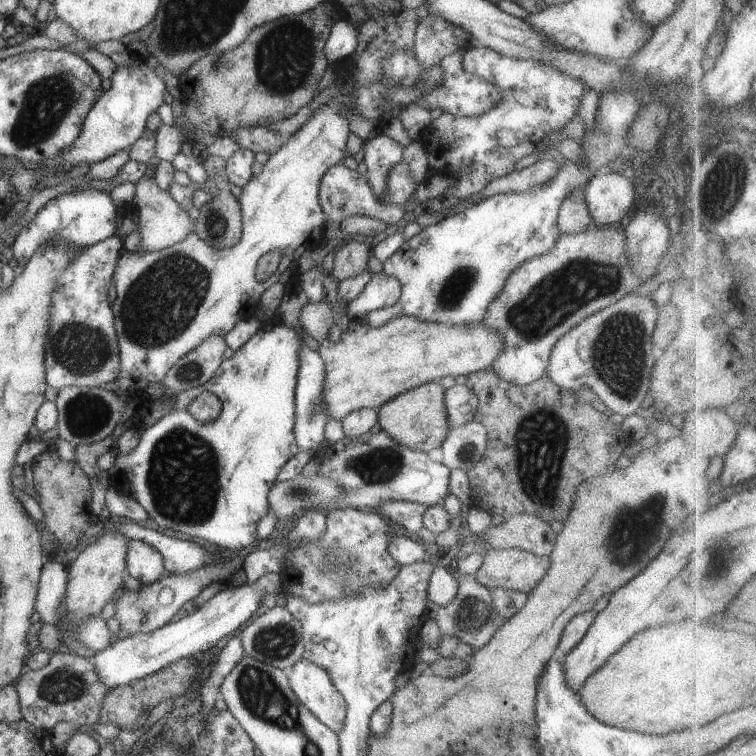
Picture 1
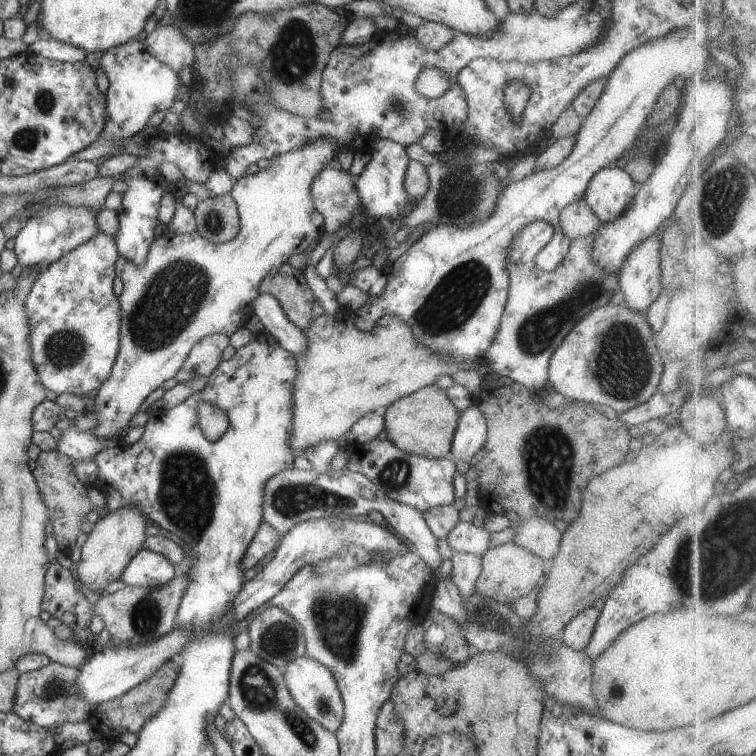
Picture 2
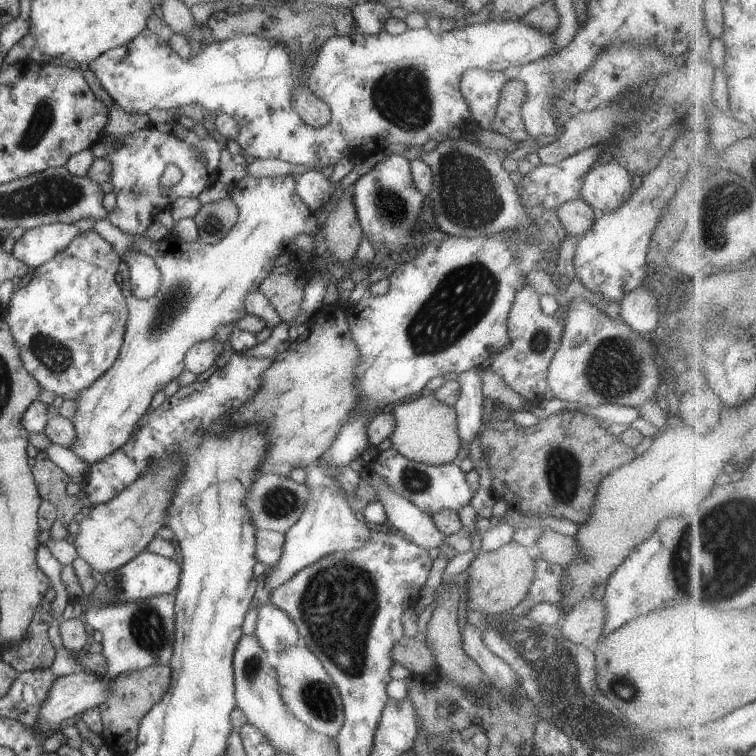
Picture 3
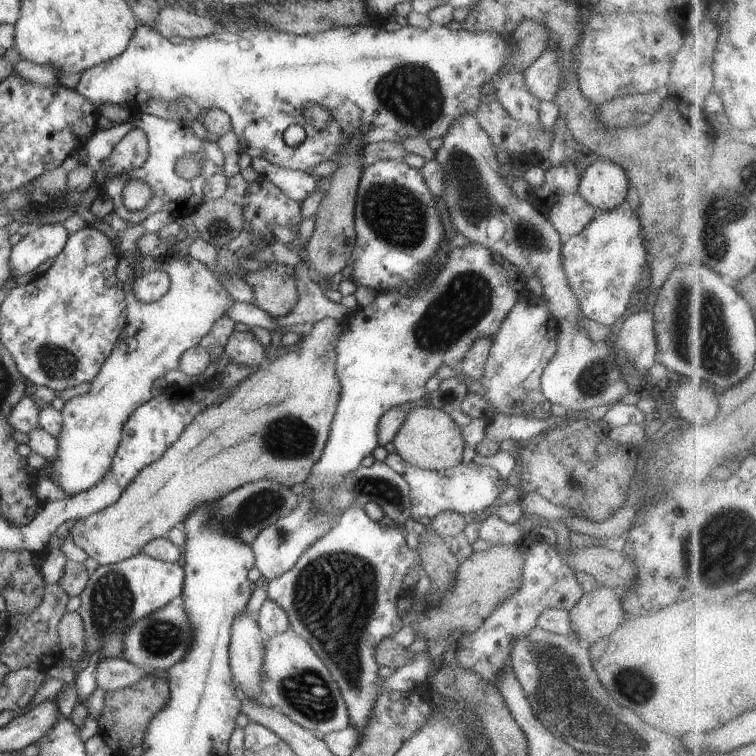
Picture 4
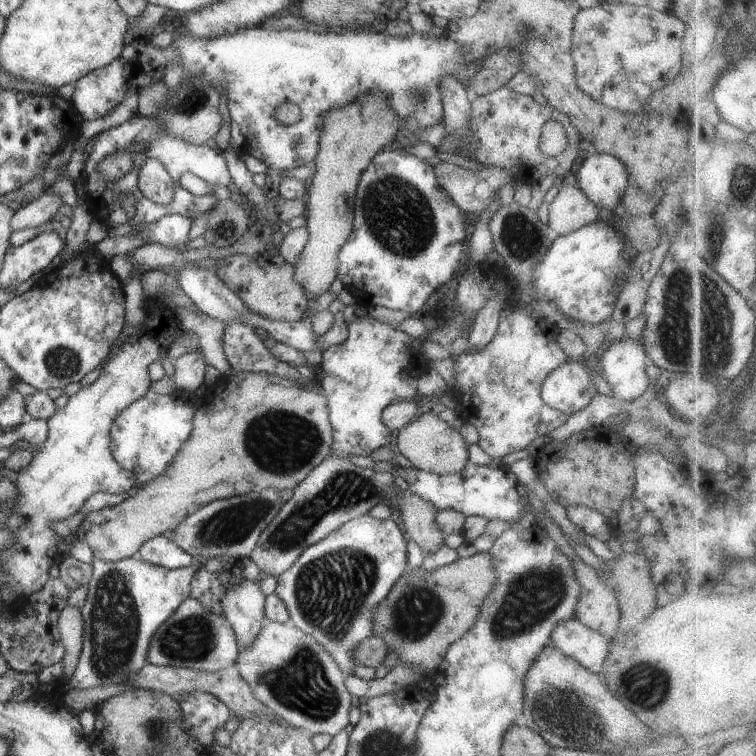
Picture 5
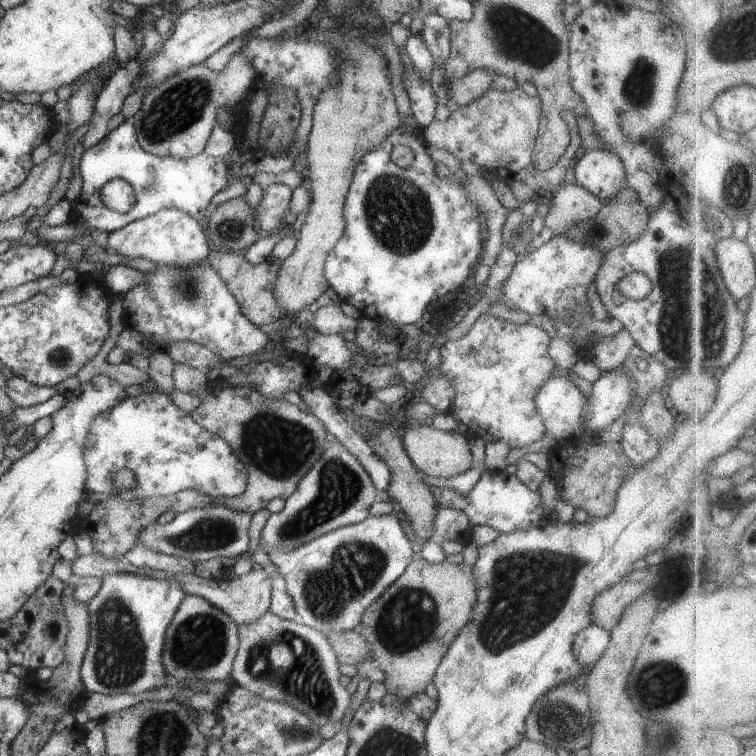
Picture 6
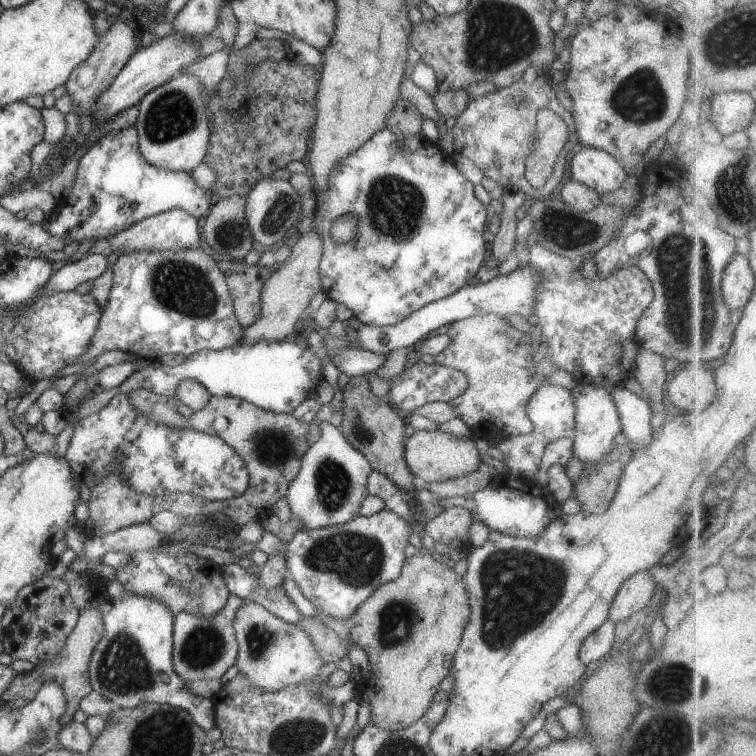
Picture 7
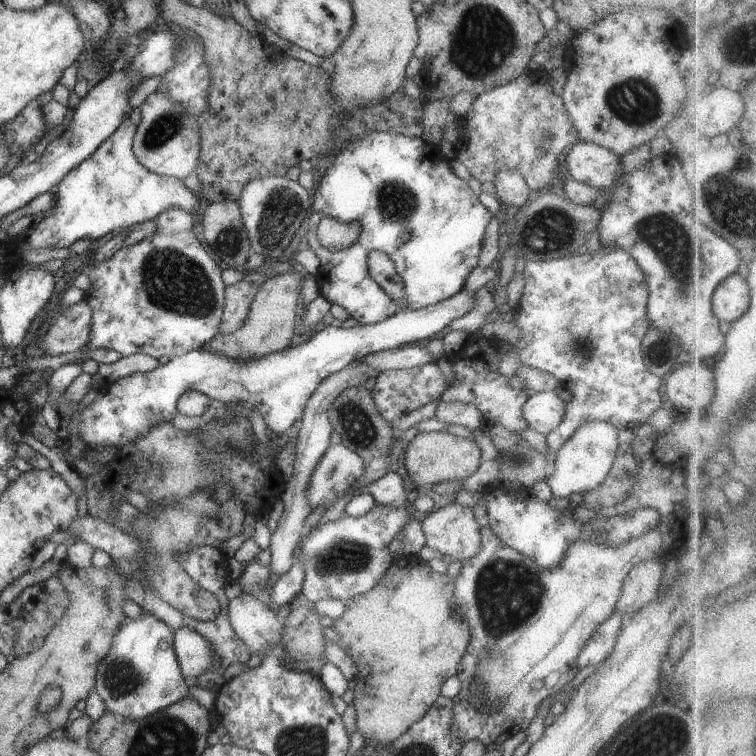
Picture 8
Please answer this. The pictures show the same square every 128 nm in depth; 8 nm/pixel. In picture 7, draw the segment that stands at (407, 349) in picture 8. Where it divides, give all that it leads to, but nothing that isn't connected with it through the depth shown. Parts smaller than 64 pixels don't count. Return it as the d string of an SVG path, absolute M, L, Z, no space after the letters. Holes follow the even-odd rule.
M344 349L331 358L339 372L344 372L351 378L374 372L385 360L386 357L366 349Z

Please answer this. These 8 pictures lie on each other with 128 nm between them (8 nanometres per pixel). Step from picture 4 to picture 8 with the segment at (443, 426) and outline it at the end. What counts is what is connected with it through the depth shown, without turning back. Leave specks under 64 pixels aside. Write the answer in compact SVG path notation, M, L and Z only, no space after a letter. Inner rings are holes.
M433 431L418 433L407 443L404 452L404 468L410 480L419 487L423 484L432 484L442 489L446 482L463 481L478 470L481 463L480 447L470 440L449 432Z

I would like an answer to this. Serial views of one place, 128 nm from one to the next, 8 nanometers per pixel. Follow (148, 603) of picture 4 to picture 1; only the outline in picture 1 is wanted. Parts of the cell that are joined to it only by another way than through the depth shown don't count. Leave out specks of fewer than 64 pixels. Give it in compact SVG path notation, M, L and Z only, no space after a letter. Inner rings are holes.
M130 538L125 558L130 576L150 585L165 575L162 555L151 544Z

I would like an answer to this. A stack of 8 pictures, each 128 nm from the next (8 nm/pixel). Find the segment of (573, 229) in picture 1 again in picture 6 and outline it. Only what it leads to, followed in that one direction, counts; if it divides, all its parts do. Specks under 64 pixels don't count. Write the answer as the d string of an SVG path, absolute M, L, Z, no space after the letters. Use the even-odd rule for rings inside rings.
M564 184L551 194L545 226L554 235L595 218L603 206L603 202L595 195L577 184Z

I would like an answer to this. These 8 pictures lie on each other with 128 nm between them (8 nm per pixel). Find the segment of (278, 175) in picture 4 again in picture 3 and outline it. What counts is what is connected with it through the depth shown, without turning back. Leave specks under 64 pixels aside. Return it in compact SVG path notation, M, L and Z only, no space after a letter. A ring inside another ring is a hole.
M311 169L297 176L297 193L314 213L331 200L333 183L321 170Z

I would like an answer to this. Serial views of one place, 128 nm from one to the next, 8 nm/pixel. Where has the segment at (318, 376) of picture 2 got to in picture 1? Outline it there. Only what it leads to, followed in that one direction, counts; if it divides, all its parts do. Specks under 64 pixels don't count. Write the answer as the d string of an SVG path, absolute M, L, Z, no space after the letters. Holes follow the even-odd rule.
M399 316L370 326L366 321L350 321L340 342L326 339L319 343L319 353L325 361L327 378L323 397L329 408L329 419L342 420L349 412L364 407L378 409L395 396L421 384L439 381L444 376L467 376L470 373L490 369L504 348L503 336L484 321L469 325L451 325L425 321L415 316Z

